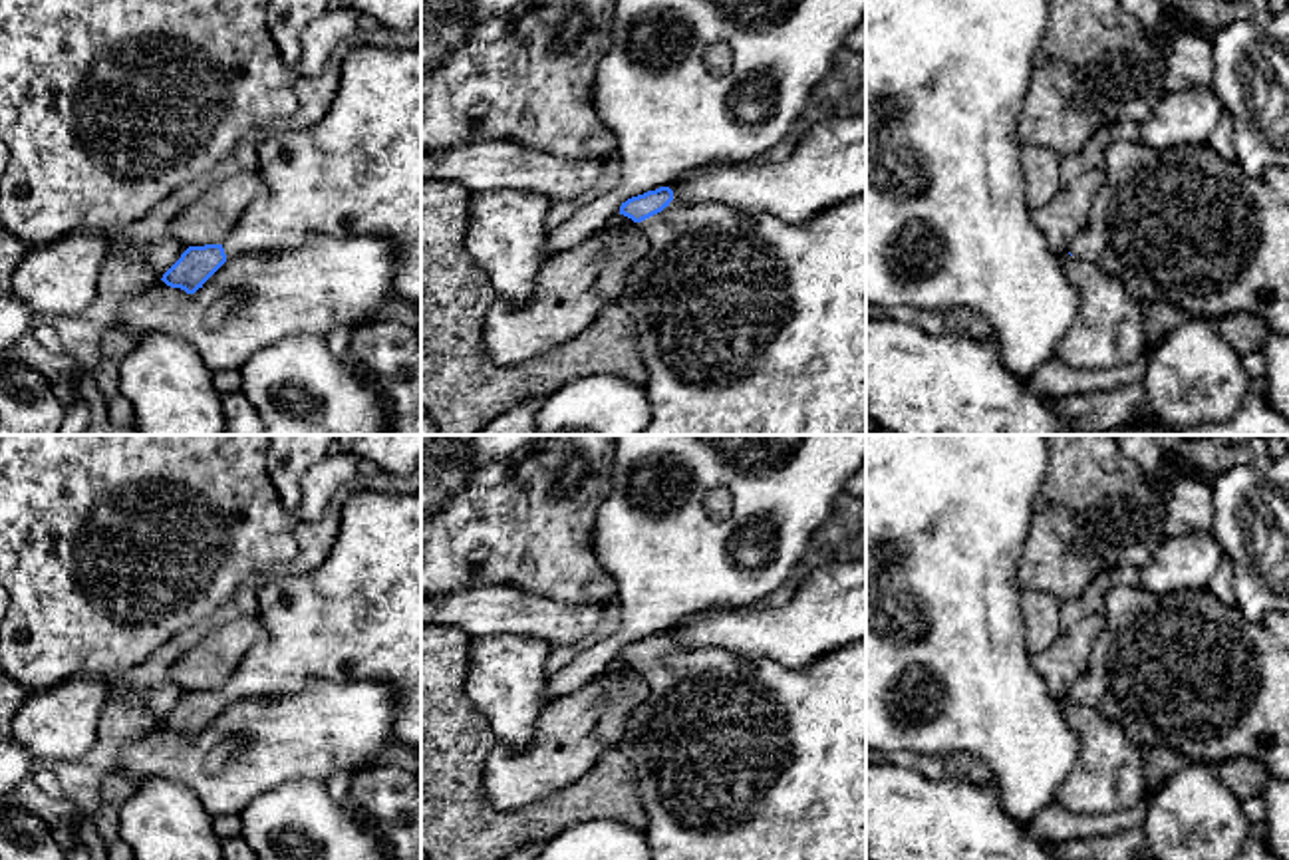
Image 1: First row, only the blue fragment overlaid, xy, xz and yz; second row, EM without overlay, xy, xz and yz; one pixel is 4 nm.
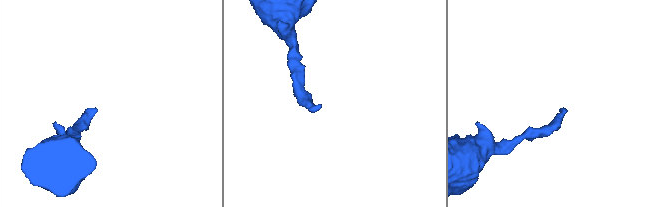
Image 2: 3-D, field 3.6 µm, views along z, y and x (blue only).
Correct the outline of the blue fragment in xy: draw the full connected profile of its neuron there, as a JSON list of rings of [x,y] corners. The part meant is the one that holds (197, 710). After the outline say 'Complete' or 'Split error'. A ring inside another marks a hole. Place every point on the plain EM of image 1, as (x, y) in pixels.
[[[348,491],[328,558],[300,576],[258,578],[256,618],[264,640],[220,689],[189,691],[163,719],[167,731],[195,739],[228,703],[284,697],[312,679],[367,679],[397,689],[395,745],[421,751],[421,491]]]. Split error

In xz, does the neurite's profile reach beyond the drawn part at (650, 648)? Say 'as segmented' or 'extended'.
extended

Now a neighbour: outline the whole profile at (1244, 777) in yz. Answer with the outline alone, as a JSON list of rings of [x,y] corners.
[[[1233,757],[1225,763],[1212,765],[1217,779],[1239,798],[1261,796],[1265,788],[1265,769],[1245,757]]]

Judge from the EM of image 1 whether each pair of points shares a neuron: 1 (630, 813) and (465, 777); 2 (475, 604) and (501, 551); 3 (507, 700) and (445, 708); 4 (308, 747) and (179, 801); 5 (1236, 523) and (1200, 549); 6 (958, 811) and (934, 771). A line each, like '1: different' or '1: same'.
1: same
2: different
3: different
4: different
5: different
6: different

